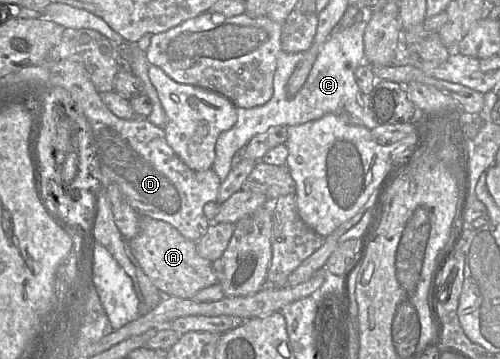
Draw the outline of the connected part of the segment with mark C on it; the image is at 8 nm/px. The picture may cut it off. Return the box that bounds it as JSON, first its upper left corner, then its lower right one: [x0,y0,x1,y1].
[212,18,378,182]

